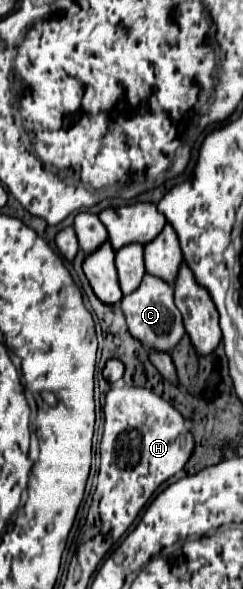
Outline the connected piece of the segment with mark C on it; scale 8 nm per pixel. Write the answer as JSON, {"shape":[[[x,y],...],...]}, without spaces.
{"shape":[[[146,274],[142,284],[138,286],[136,292],[128,294],[122,298],[120,308],[126,316],[126,324],[130,334],[142,342],[142,346],[146,350],[156,348],[158,352],[172,352],[174,346],[182,340],[184,336],[184,324],[182,324],[182,316],[174,304],[174,296],[172,296],[174,288],[170,284],[166,284],[164,280]]]}

